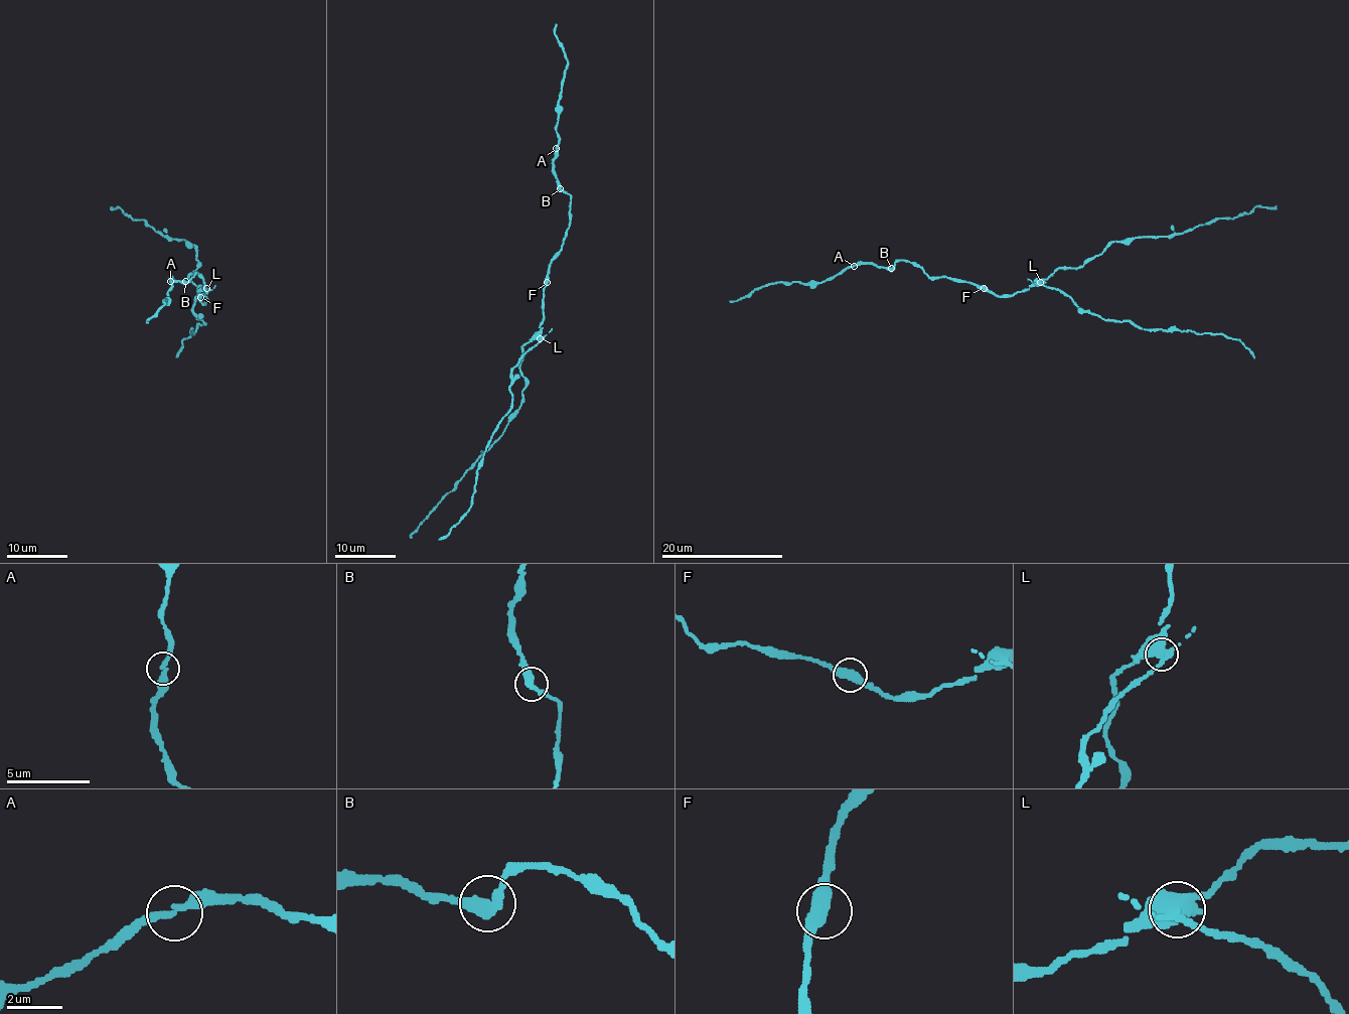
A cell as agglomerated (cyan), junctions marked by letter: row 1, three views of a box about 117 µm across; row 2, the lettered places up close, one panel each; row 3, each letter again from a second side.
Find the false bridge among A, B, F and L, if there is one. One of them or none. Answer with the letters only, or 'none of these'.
L

